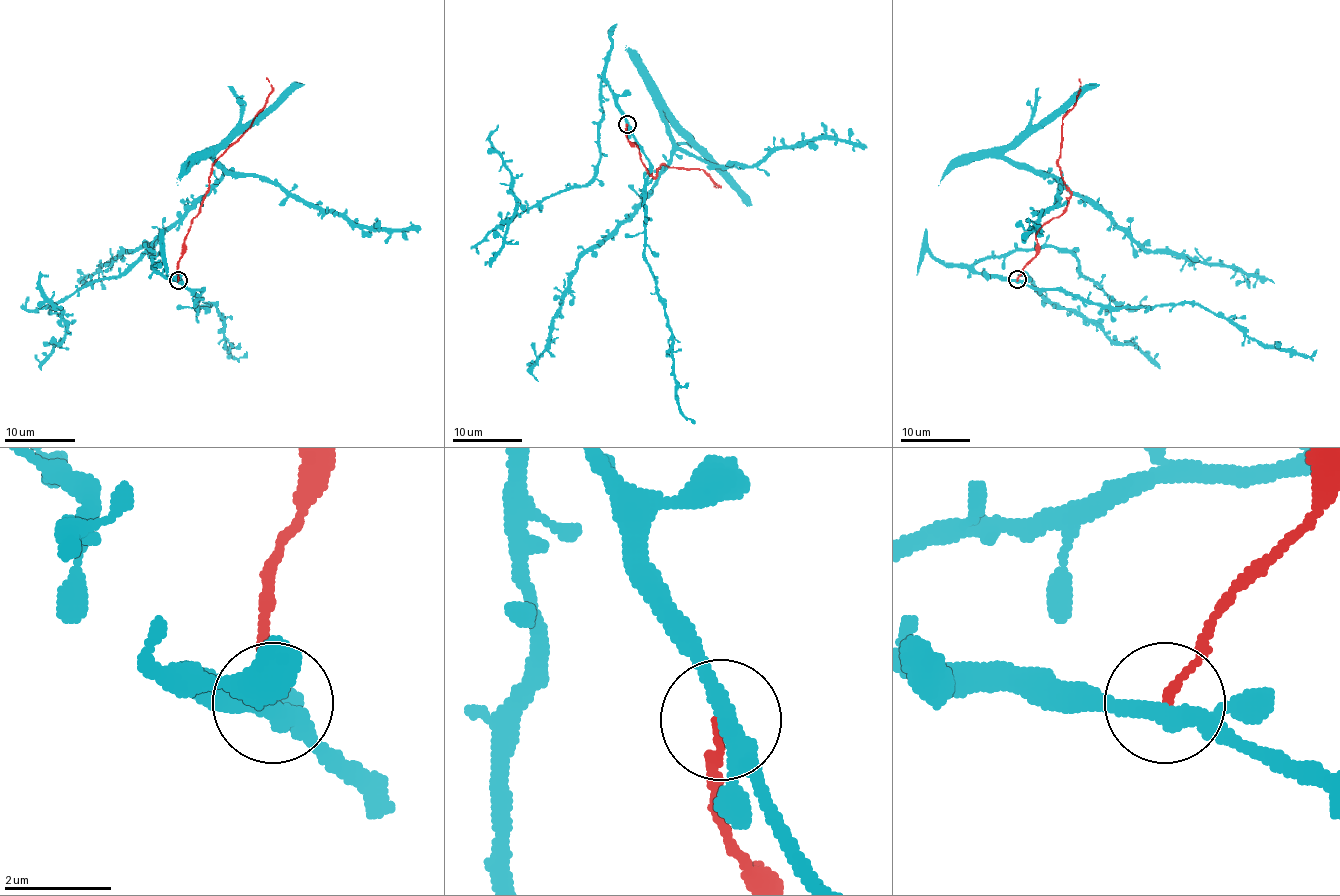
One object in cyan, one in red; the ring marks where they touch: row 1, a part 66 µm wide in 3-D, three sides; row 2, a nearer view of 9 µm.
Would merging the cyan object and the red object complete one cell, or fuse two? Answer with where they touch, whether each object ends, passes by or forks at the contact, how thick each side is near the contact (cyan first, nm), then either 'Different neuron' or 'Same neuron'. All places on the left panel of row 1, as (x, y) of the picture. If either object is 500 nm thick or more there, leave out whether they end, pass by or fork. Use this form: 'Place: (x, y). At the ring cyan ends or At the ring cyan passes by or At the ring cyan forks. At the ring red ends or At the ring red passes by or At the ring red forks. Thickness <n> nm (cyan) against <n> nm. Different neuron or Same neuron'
Place: (178, 280). At the ring cyan forks. At the ring red ends. Thickness 280 nm (cyan) against 170 nm. Different neuron

